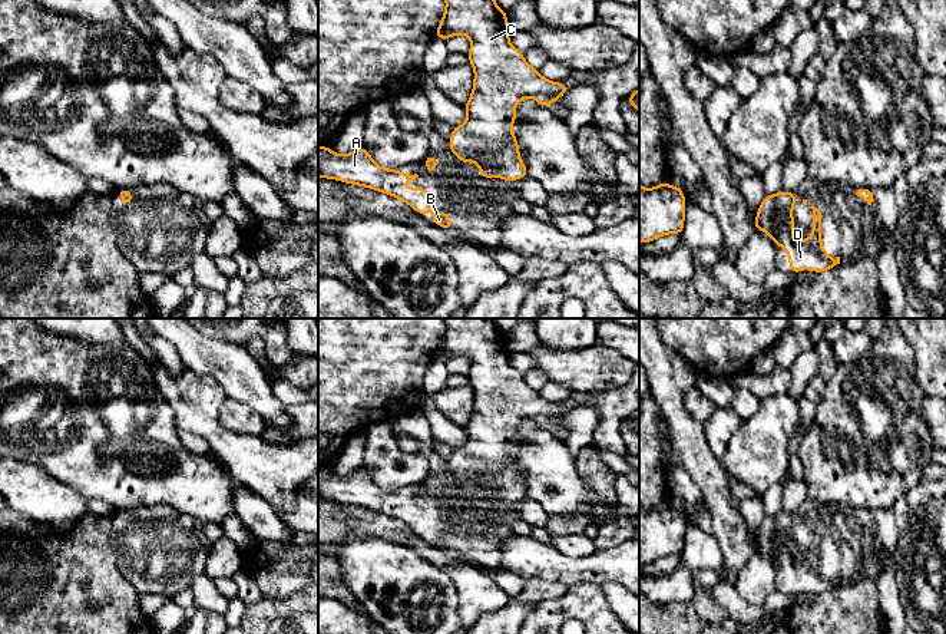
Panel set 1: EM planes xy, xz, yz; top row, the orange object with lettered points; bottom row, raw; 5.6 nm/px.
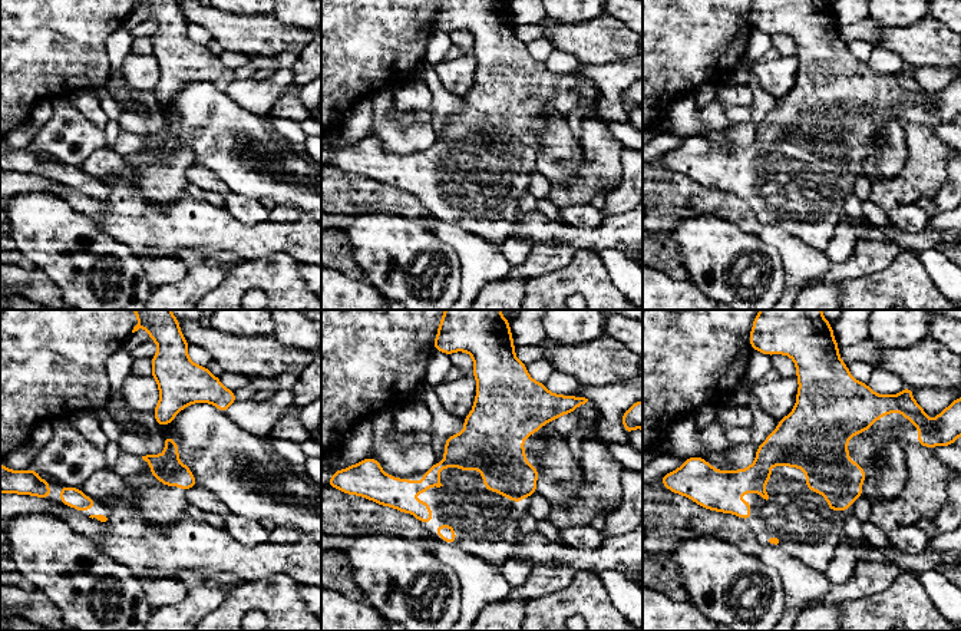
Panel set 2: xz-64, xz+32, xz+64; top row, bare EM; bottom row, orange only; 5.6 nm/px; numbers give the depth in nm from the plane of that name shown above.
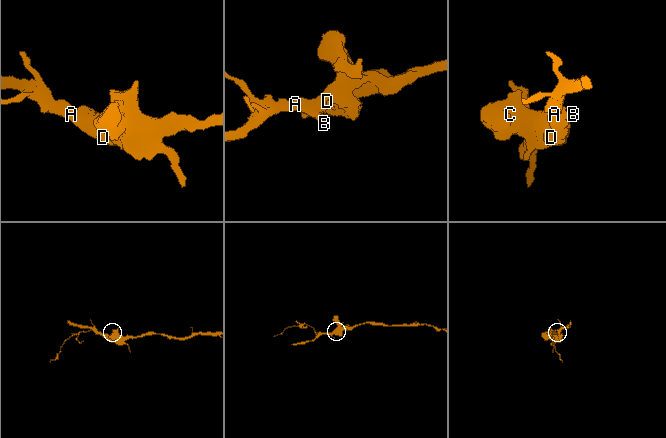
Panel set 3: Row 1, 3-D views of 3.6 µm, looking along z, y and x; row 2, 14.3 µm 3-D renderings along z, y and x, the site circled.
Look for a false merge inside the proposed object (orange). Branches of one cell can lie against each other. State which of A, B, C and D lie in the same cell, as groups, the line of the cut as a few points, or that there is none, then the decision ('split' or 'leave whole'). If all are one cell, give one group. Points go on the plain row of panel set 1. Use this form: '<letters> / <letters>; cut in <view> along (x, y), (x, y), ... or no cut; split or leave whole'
A B C D; no cut; leave whole

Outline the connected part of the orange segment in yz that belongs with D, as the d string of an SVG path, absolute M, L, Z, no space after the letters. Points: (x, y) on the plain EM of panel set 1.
M780 512L774 516L765 516L761 524L754 549L768 555L777 568L787 572L790 592L797 595L801 591L811 591L813 594L823 594L840 585L840 578L834 581L826 574L821 562L821 541L824 532L813 531L813 554L803 562L793 558L796 549L793 528L797 524L797 515Z

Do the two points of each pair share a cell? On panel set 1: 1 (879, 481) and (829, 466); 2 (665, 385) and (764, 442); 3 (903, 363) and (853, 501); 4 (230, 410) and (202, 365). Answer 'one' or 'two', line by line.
1: one
2: two
3: one
4: two

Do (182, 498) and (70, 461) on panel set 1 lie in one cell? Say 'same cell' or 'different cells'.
same cell

